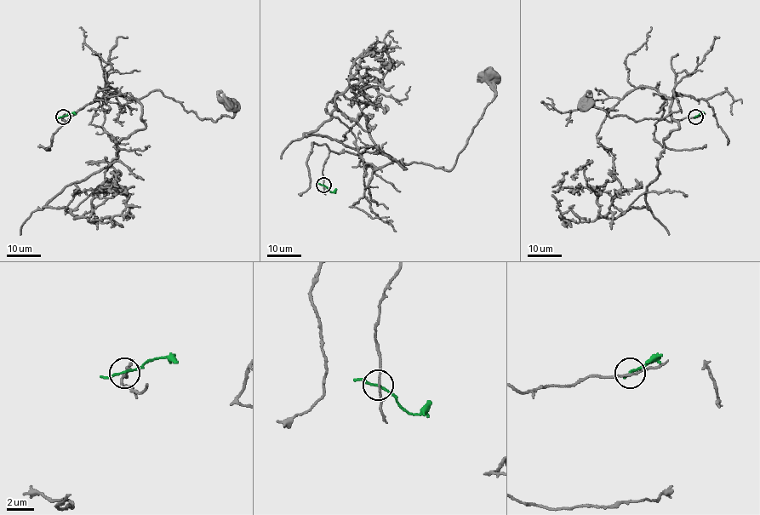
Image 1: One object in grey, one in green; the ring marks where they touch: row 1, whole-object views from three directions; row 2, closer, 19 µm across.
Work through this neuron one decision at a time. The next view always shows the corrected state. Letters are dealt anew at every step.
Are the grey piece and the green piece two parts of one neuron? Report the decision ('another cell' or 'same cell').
another cell

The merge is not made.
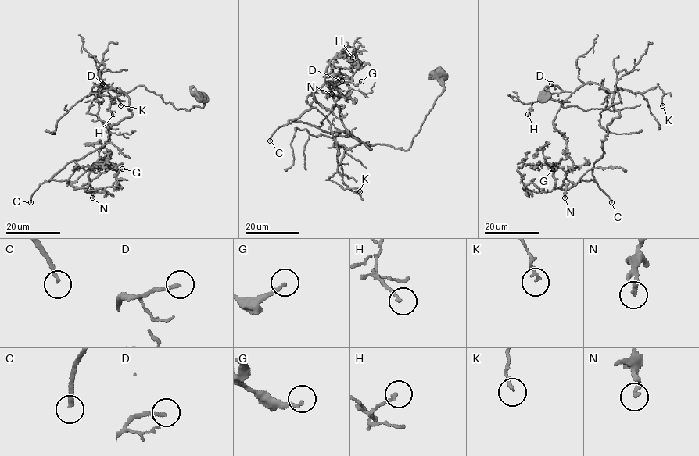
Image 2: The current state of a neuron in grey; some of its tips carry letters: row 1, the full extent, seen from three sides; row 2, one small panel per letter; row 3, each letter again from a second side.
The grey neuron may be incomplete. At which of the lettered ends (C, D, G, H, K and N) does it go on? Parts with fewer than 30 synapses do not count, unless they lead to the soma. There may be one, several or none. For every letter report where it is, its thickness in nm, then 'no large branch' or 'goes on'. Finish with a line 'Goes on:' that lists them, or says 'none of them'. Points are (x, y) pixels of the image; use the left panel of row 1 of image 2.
C: place (30, 202); calibre 200 nm; goes on
D: place (102, 83); calibre 180 nm; goes on
G: place (122, 169); calibre 170 nm; no large branch
H: place (113, 114); calibre 170 nm; no large branch
K: place (120, 105); calibre 170 nm; no large branch
N: place (92, 197); calibre 220 nm; no large branch
Goes on: C, D

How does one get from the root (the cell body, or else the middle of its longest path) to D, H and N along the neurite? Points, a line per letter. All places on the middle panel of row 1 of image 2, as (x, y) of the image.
D: (439, 73), (443, 90), (411, 146), (405, 151), (382, 144), (361, 143), (345, 128), (331, 91), (342, 80)
H: (439, 73), (443, 90), (411, 146), (403, 151), (371, 145), (345, 128), (330, 88), (351, 77), (353, 57)
N: (439, 73), (443, 90), (405, 151), (288, 122), (317, 89), (331, 94)

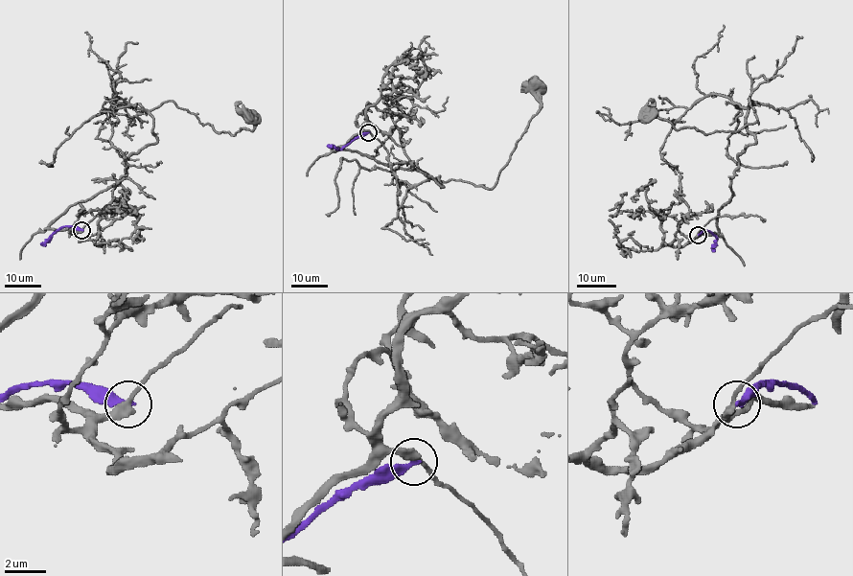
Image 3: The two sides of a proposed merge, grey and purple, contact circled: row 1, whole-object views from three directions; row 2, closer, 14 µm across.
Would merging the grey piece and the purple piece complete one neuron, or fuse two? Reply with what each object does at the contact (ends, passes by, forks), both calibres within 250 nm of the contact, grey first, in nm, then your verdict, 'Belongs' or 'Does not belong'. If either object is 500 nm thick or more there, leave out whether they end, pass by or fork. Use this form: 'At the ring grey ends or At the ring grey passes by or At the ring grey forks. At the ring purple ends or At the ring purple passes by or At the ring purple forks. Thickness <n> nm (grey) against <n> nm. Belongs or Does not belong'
At the ring grey passes by. At the ring purple ends. Thickness 320 nm (grey) against 280 nm. Does not belong

